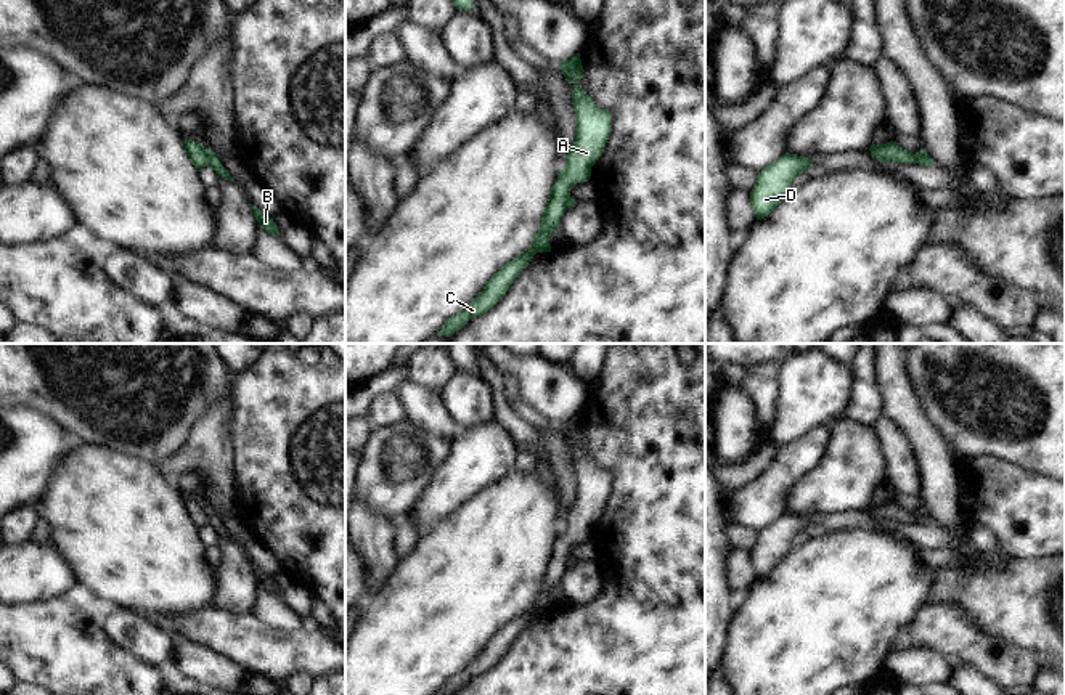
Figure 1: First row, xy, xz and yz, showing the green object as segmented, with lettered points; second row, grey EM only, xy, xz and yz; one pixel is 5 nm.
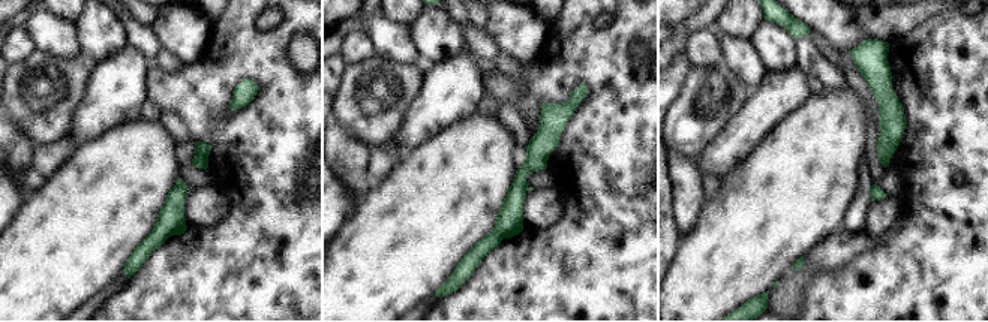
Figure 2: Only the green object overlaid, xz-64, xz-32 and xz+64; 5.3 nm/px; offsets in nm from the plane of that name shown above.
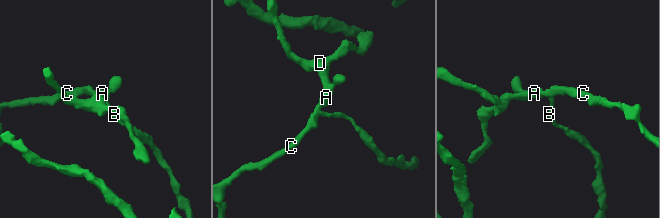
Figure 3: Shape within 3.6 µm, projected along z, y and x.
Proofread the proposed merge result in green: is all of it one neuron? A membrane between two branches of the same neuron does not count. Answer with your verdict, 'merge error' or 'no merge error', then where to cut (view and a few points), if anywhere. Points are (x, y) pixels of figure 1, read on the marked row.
merge error; cut in xy along (204, 150), (208, 164)

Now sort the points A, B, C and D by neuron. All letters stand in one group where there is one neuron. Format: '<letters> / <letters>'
A C D / B

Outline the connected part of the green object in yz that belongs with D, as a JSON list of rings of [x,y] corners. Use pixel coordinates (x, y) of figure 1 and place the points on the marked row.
[[[785,152],[758,172],[757,185],[750,191],[750,204],[757,220],[768,217],[790,193],[795,177],[806,173],[811,165],[808,157]]]

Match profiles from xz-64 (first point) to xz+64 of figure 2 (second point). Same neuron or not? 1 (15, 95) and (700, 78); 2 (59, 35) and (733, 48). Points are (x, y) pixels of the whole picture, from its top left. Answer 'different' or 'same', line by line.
1: same
2: same

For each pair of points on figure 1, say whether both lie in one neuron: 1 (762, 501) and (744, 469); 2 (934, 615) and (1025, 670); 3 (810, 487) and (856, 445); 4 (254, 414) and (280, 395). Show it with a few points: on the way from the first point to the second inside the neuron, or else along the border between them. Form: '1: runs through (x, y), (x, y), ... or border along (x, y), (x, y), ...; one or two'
1: border along (776, 453), (776, 458), (763, 472), (726, 495); two
2: runs through (956, 638), (1003, 663); one
3: runs through (821, 477), (845, 455); one
4: runs through (261, 414), (273, 402); one

